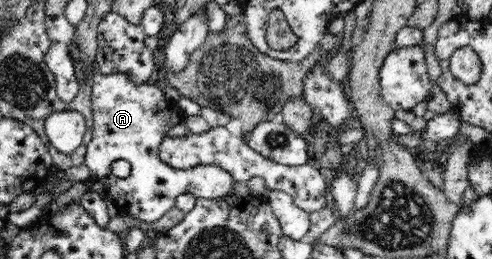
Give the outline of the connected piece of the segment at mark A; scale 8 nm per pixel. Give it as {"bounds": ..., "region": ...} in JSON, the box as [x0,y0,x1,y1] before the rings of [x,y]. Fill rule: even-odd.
{"bounds":[84,63,236,223],"region":[[[93,63],[91,107],[93,110],[92,138],[86,149],[84,163],[90,169],[91,177],[104,185],[103,194],[113,196],[121,215],[131,215],[135,219],[153,223],[157,219],[161,219],[175,205],[175,199],[181,193],[189,192],[196,198],[217,199],[225,197],[233,189],[236,182],[235,178],[215,164],[177,169],[161,160],[159,147],[165,136],[183,138],[191,131],[185,125],[187,115],[177,106],[177,102],[167,100],[161,88],[156,84],[149,84],[148,82],[137,84],[135,80],[131,80],[129,74],[123,72],[103,74],[97,68],[97,64]],[[117,159],[125,159],[131,164],[128,177],[119,178],[111,172],[111,163]]]}

